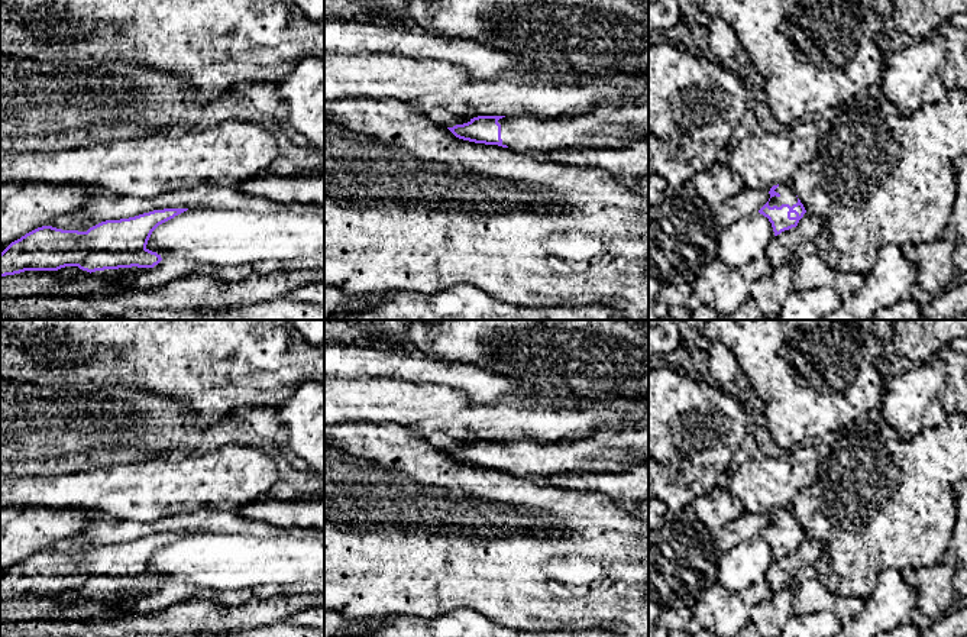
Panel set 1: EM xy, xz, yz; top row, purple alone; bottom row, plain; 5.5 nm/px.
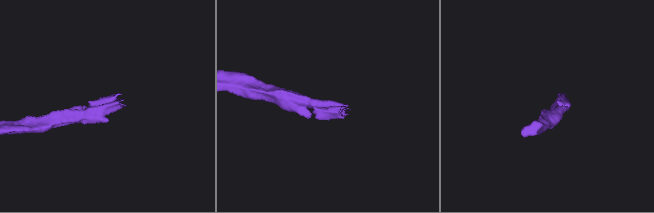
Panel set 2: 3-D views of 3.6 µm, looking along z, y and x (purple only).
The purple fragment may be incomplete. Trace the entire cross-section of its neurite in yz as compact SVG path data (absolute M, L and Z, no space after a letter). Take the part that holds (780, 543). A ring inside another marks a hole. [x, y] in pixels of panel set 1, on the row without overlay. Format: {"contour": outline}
{"contour": "M777 508L769 515L769 526L759 534L772 547L774 560L796 552L806 537L803 528L790 510Z"}

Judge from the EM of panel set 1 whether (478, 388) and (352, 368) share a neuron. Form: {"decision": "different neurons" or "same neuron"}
{"decision": "same neuron"}

